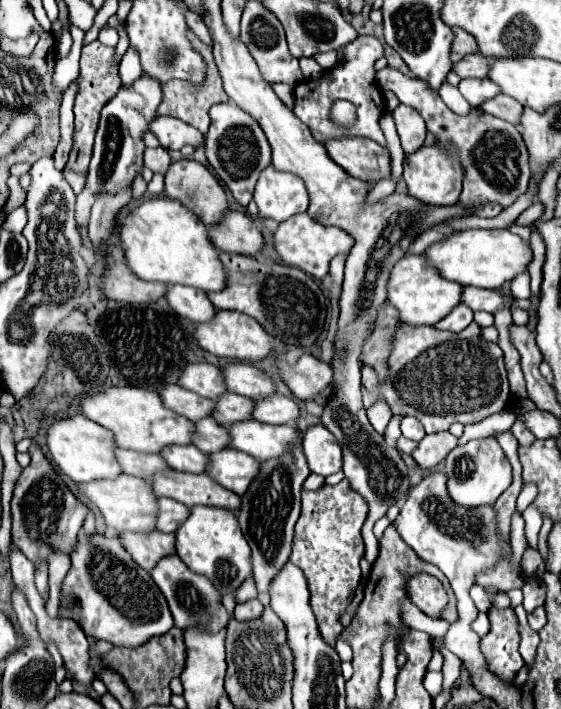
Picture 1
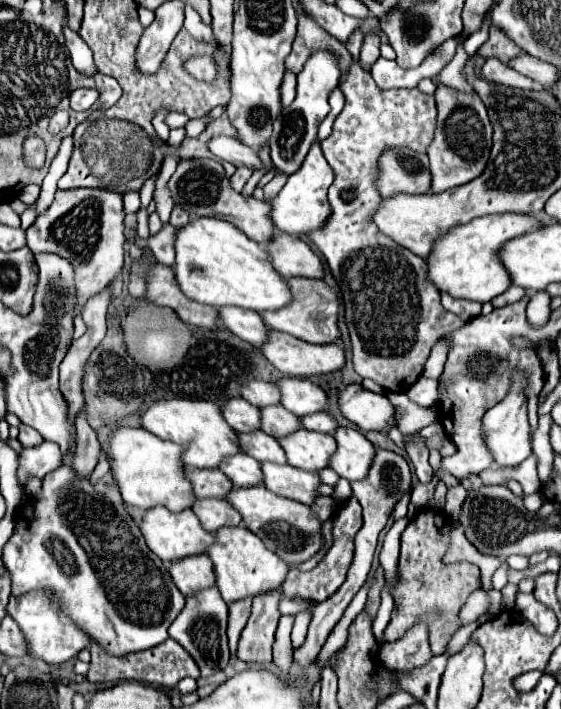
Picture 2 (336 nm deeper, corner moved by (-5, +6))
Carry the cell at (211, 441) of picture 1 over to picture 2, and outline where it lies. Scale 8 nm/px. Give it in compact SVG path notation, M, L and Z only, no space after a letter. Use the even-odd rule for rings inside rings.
M261 430L239 432L237 436L239 436L239 448L245 454L253 456L255 460L259 460L259 462L269 460L269 462L277 462L277 464L285 464L287 462L285 460L285 452L281 450L279 442L273 436L261 432Z

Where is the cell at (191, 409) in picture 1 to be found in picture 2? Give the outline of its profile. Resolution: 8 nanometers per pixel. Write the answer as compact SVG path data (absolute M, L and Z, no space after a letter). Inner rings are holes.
M243 398L225 400L221 404L221 414L235 432L253 432L259 428L259 408Z

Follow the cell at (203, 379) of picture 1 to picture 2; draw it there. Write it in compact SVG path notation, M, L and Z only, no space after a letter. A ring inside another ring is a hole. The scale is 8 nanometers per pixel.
M249 380L239 386L241 398L251 402L253 406L269 406L269 404L279 404L279 394L277 386L273 382L263 382L263 380Z

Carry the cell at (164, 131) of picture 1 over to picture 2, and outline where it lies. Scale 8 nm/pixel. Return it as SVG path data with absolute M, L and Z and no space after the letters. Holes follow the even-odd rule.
M213 136L209 140L209 150L217 158L227 160L227 162L231 162L235 166L247 166L251 170L261 166L259 156L251 148L241 144L237 138L233 138L233 136Z

